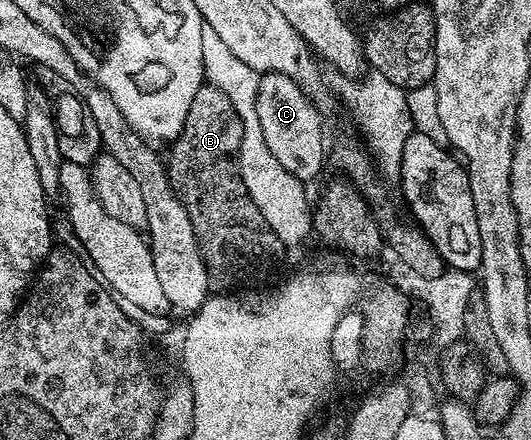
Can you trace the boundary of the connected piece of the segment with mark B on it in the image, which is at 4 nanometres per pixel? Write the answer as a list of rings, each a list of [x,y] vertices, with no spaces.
[[[202,85],[191,101],[191,109],[179,137],[172,142],[173,152],[167,155],[167,166],[173,191],[187,209],[187,217],[191,217],[191,229],[195,229],[197,244],[207,269],[209,290],[213,293],[233,293],[246,285],[256,284],[253,282],[260,275],[267,274],[280,261],[283,252],[279,237],[275,237],[275,229],[267,225],[267,217],[259,213],[255,201],[251,201],[247,185],[243,185],[237,160],[242,145],[243,121],[239,113],[235,113],[235,105],[231,105],[231,99],[219,89]]]

